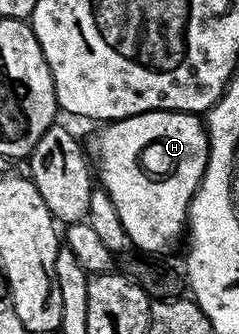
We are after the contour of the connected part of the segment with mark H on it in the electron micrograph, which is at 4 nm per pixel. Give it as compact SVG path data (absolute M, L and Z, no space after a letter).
M150 110L144 114L137 116L129 116L122 118L116 122L106 123L102 127L103 130L99 134L99 166L97 162L97 178L101 181L102 189L106 190L112 196L120 196L119 194L127 194L131 190L130 182L135 182L135 222L139 225L139 242L138 249L146 250L149 254L162 255L163 250L167 250L179 237L184 237L185 227L188 225L187 210L191 206L193 196L197 192L197 188L203 179L203 173L207 167L207 128L204 119L198 114L184 114L177 110Z

